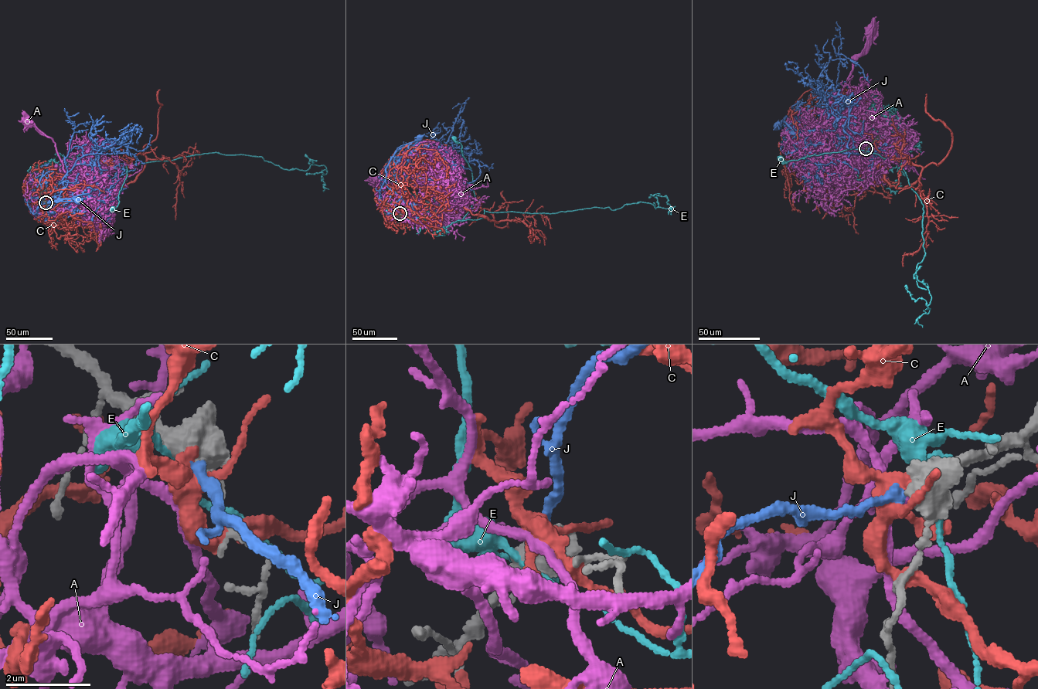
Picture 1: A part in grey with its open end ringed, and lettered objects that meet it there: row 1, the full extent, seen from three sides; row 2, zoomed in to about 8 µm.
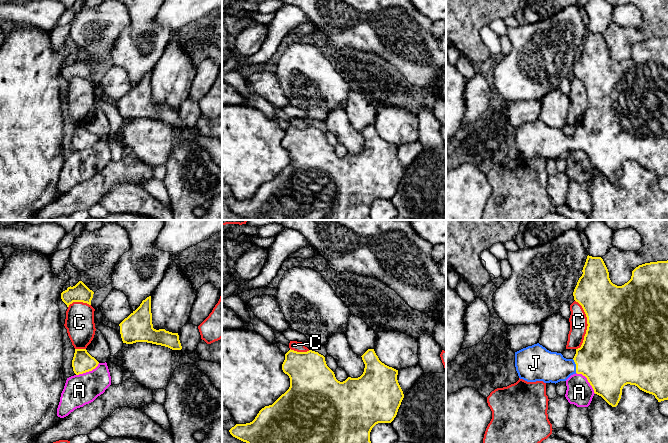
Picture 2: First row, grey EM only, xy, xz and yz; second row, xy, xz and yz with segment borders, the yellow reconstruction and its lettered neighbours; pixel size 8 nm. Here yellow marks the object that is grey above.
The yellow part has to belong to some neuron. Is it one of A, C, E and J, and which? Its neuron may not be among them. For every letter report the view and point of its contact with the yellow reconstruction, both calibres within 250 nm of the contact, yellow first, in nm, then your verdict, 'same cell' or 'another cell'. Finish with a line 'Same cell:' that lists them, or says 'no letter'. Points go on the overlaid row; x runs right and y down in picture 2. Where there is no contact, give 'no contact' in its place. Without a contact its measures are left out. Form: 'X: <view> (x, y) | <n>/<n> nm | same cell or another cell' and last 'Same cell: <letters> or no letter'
A: yz (588, 381) | 480/220 nm | another cell
C: yz (588, 325) | 500/140 nm | another cell
E: no contact | another cell
J: yz (576, 366) | 460/240 nm | same cell
Same cell: J

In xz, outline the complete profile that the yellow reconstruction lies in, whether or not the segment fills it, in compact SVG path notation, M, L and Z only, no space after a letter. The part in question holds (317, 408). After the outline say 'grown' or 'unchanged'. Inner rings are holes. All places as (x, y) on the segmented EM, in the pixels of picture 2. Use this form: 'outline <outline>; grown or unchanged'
outline M290 349L285 354L285 360L282 364L283 372L290 378L289 389L272 405L262 408L252 422L246 424L236 424L232 427L229 430L230 434L246 443L371 443L370 432L372 428L378 423L391 423L394 420L404 398L404 394L397 380L398 370L382 363L376 355L374 349L368 349L361 357L365 364L363 374L358 378L348 377L345 381L340 382L336 379L334 372L327 366L323 355L312 350L307 352L297 352Z; unchanged

